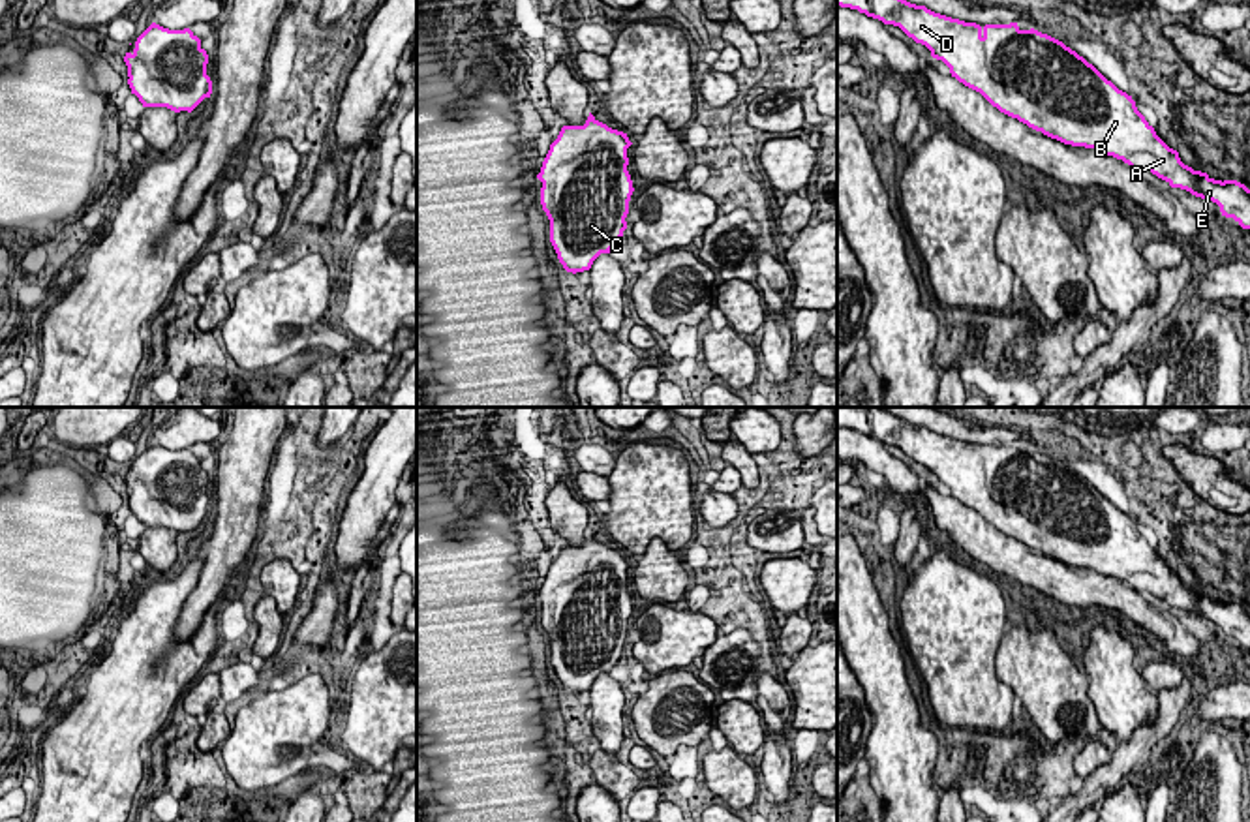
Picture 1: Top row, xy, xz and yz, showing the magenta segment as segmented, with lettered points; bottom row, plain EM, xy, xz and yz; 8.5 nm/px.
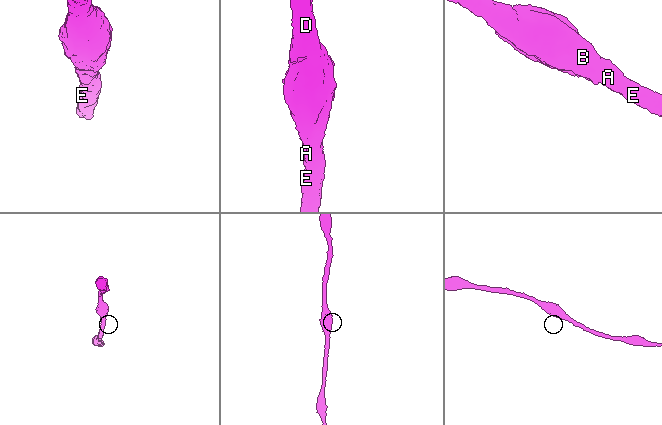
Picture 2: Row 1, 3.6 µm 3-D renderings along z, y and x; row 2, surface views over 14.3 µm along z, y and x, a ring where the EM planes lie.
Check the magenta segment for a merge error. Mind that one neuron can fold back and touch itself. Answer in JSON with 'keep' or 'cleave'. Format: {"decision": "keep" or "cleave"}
{"decision": "keep"}

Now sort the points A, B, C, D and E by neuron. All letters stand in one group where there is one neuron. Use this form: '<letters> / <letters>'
A B C D E

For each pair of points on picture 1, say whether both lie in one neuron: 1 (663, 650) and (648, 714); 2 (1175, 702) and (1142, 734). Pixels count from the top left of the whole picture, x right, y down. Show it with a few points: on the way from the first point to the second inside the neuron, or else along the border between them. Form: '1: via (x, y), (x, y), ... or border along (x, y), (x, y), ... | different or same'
1: border along (678, 667), (661, 670), (655, 676) | different
2: via (1168, 712), (1151, 732) | same

